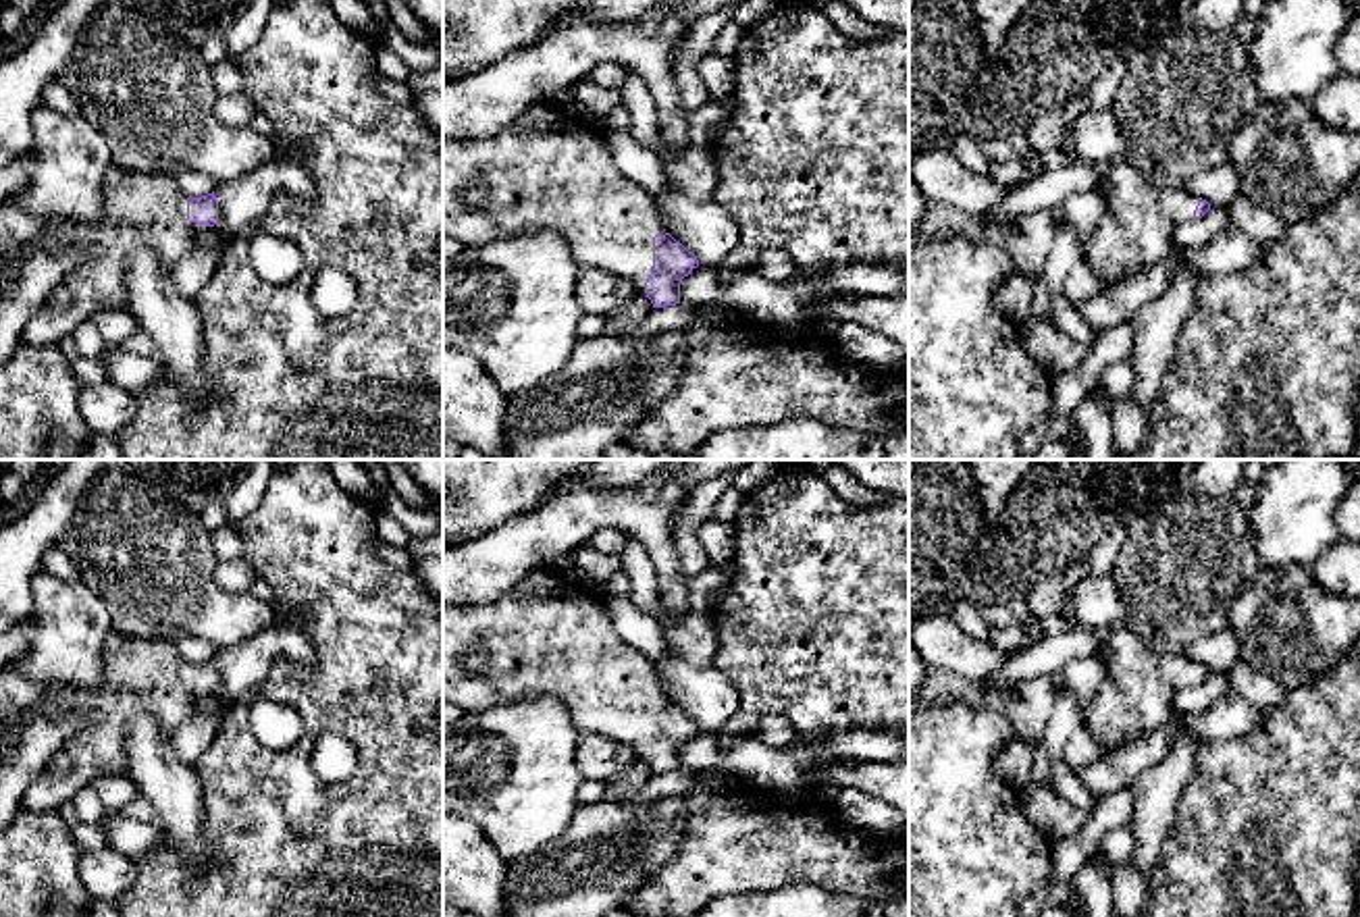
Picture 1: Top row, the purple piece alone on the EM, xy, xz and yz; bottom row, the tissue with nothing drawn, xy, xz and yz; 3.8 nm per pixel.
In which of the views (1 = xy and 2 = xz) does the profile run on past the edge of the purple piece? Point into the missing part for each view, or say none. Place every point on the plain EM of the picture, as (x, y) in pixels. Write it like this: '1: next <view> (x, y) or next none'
1: next xy (142, 676)
2: next xz (550, 635)

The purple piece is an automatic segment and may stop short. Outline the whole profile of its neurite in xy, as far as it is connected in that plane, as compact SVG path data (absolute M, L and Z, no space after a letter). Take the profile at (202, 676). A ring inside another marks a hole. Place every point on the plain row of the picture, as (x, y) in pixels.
M110 630L102 682L85 728L56 751L23 794L29 811L52 811L104 776L125 774L129 724L137 715L173 732L198 713L200 692L218 688L214 657L187 661L175 643L125 638Z

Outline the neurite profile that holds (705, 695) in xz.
M665 647L665 665L657 676L668 699L701 730L720 734L736 715L738 692L713 665L692 665Z

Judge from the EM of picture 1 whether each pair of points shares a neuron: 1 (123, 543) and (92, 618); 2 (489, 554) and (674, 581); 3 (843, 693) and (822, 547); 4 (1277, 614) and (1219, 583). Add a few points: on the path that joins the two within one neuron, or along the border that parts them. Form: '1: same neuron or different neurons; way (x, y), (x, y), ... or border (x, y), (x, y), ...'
1: different neurons; border (80, 581), (102, 601), (111, 629)
2: same neuron; way (541, 535), (572, 516), (631, 516), (643, 529)
3: same neuron; way (843, 658), (843, 620), (824, 595), (822, 583)
4: different neurons; border (1242, 583), (1230, 604), (1225, 622)

